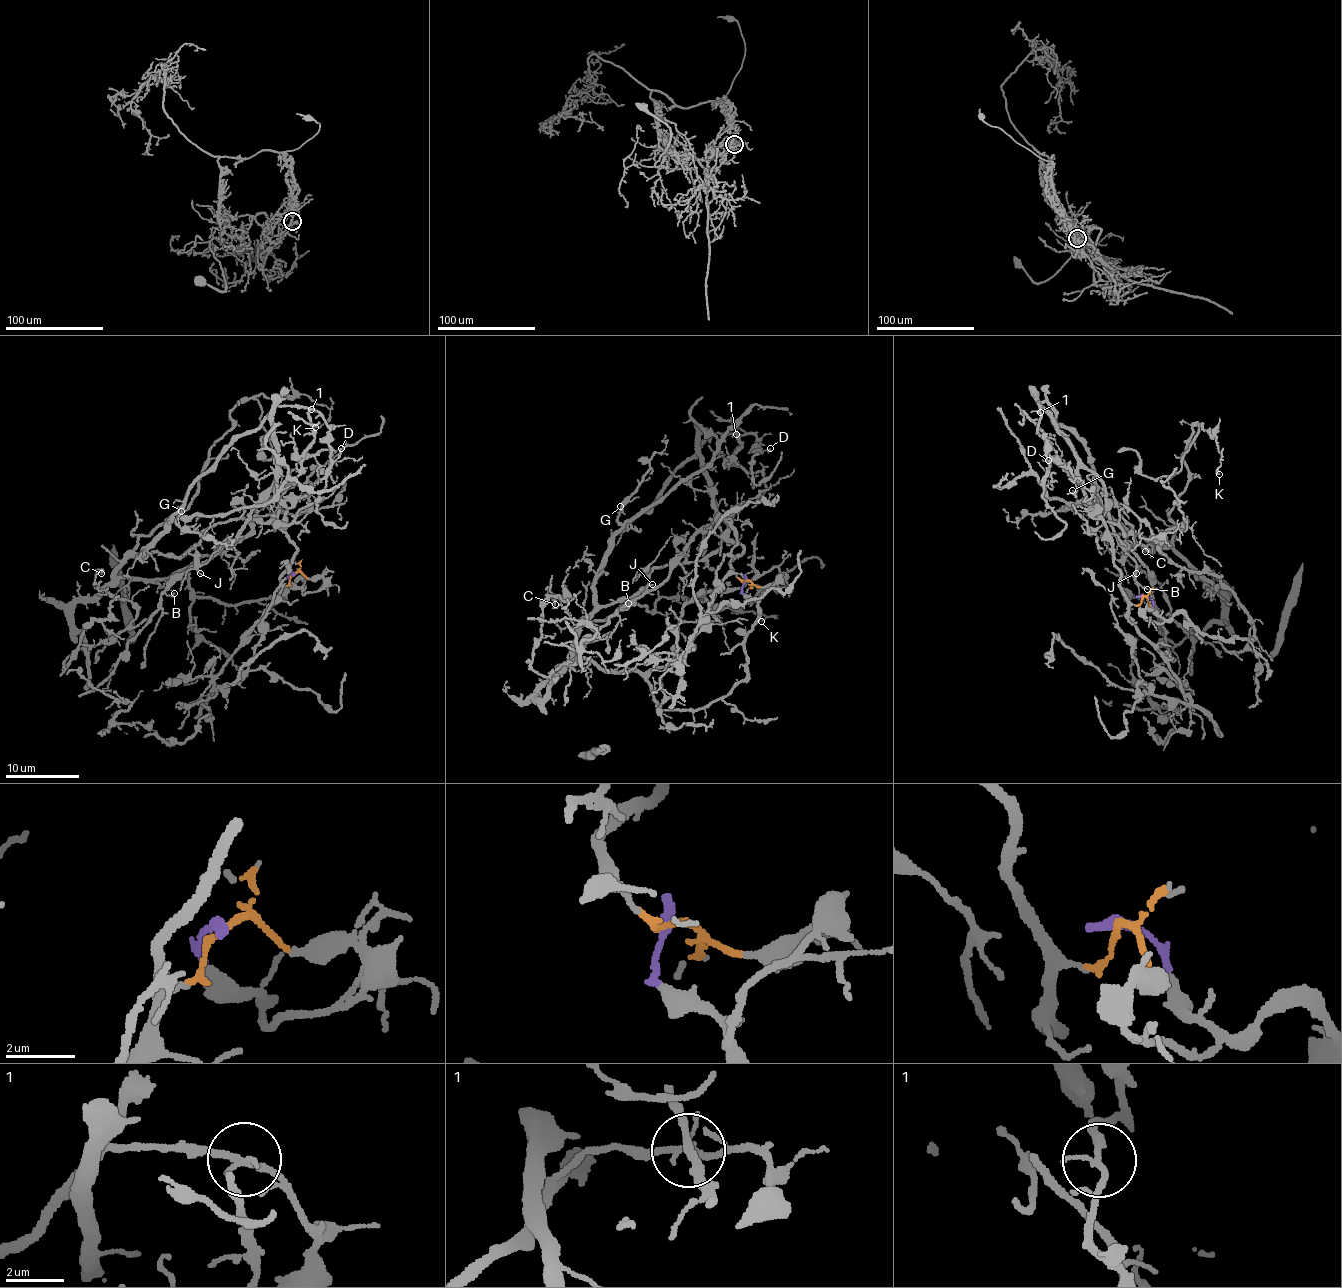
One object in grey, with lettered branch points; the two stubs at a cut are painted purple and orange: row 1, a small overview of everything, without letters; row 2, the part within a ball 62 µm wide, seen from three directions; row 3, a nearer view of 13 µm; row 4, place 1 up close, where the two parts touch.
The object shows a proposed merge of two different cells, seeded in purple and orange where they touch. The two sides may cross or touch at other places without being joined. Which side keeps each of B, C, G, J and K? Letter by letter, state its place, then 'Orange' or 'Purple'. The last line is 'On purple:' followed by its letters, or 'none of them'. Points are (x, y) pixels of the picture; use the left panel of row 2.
B: Place: (174, 593). Orange
C: Place: (101, 573). Purple
G: Place: (181, 511). Purple
J: Place: (200, 573). Orange
K: Place: (315, 427). Purple
On purple: C, G, K

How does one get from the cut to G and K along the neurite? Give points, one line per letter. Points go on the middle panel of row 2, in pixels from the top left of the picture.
G: (744, 580), (757, 605), (747, 676), (700, 708), (662, 708), (632, 670), (601, 671), (573, 649), (619, 506)
K: (744, 580), (747, 676), (700, 708), (662, 708), (573, 649), (583, 623), (671, 596), (762, 622)

